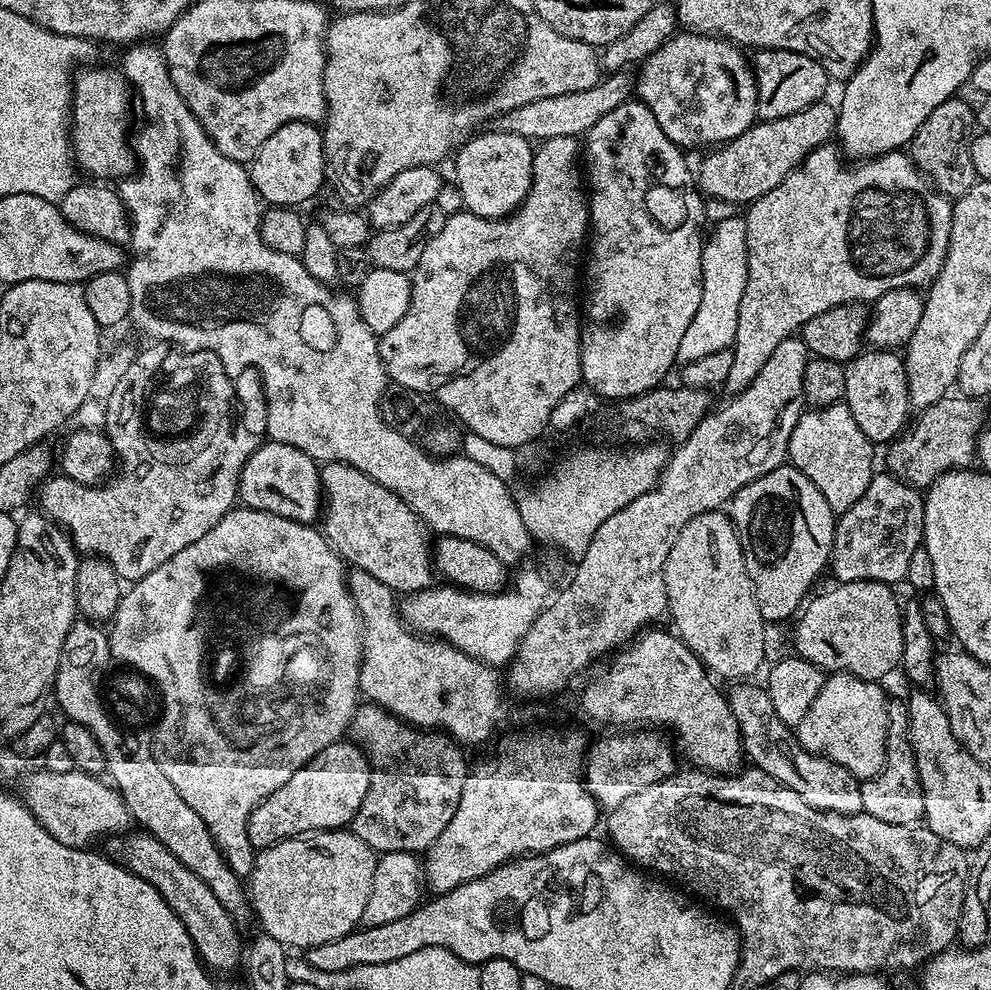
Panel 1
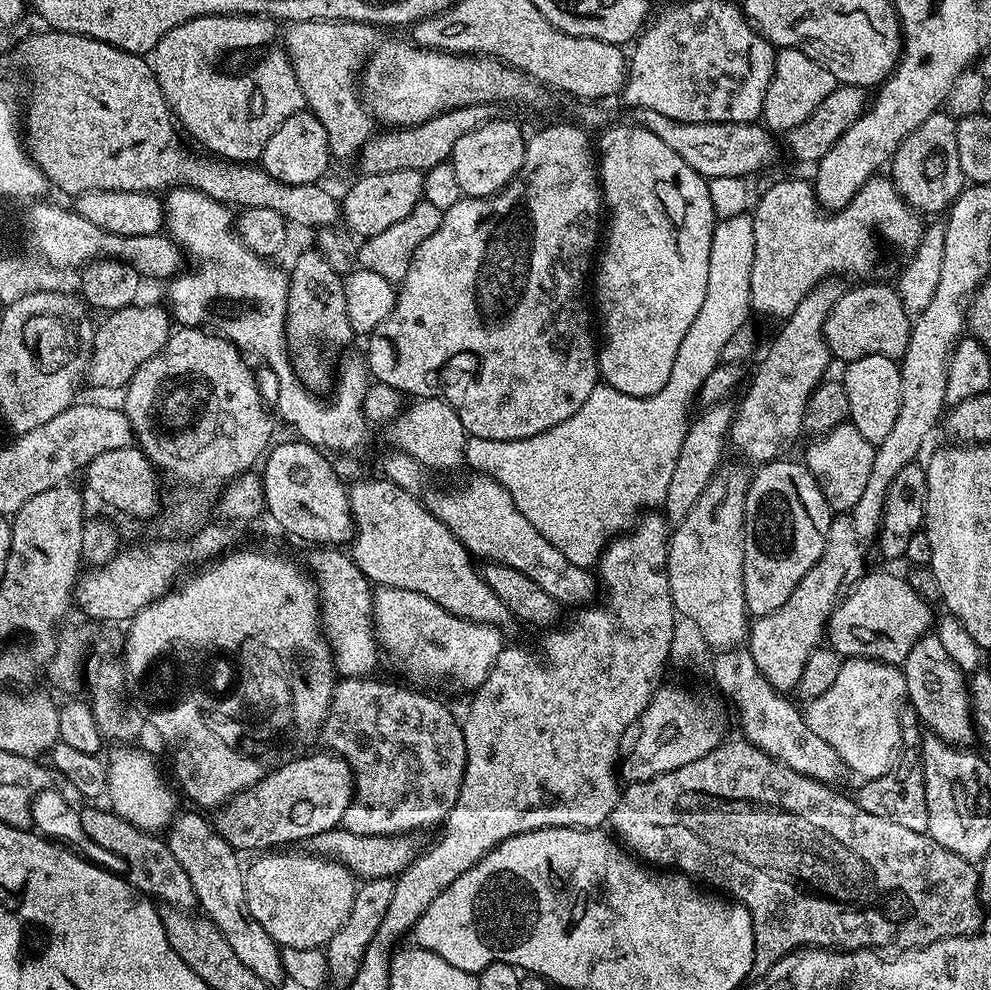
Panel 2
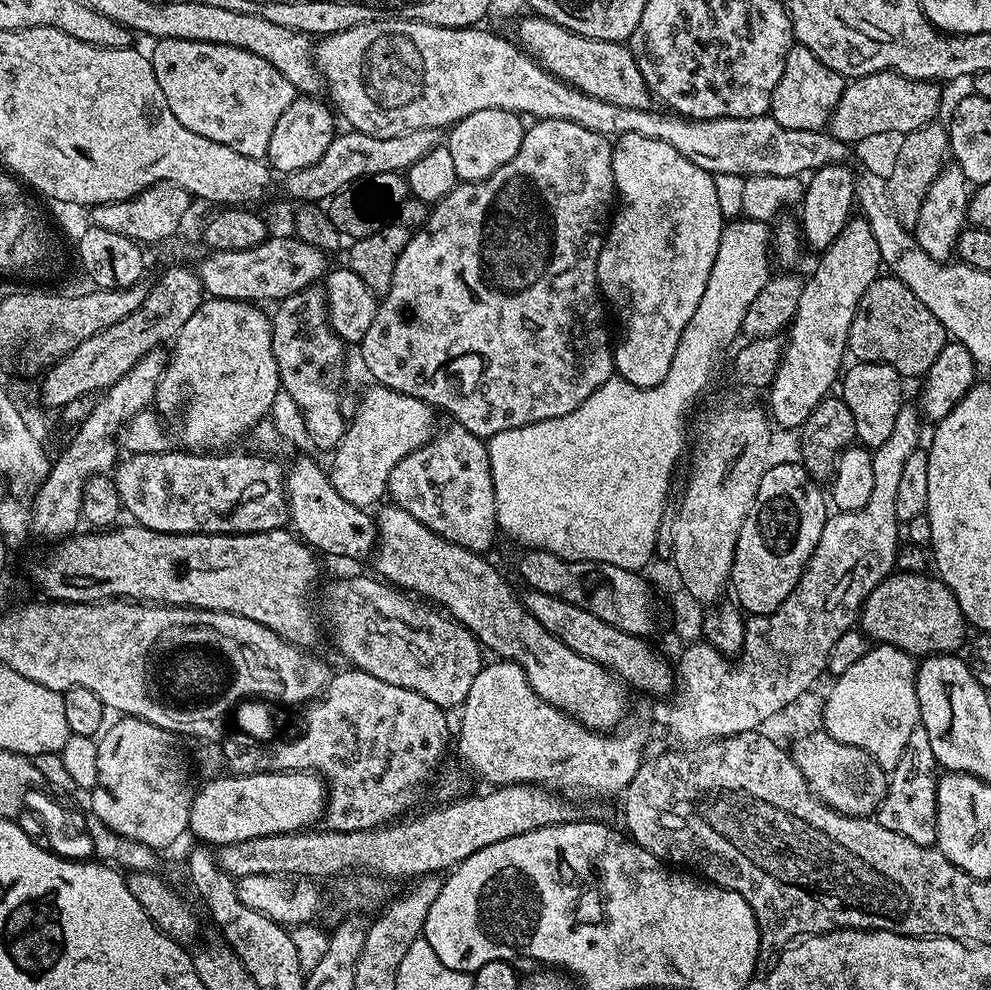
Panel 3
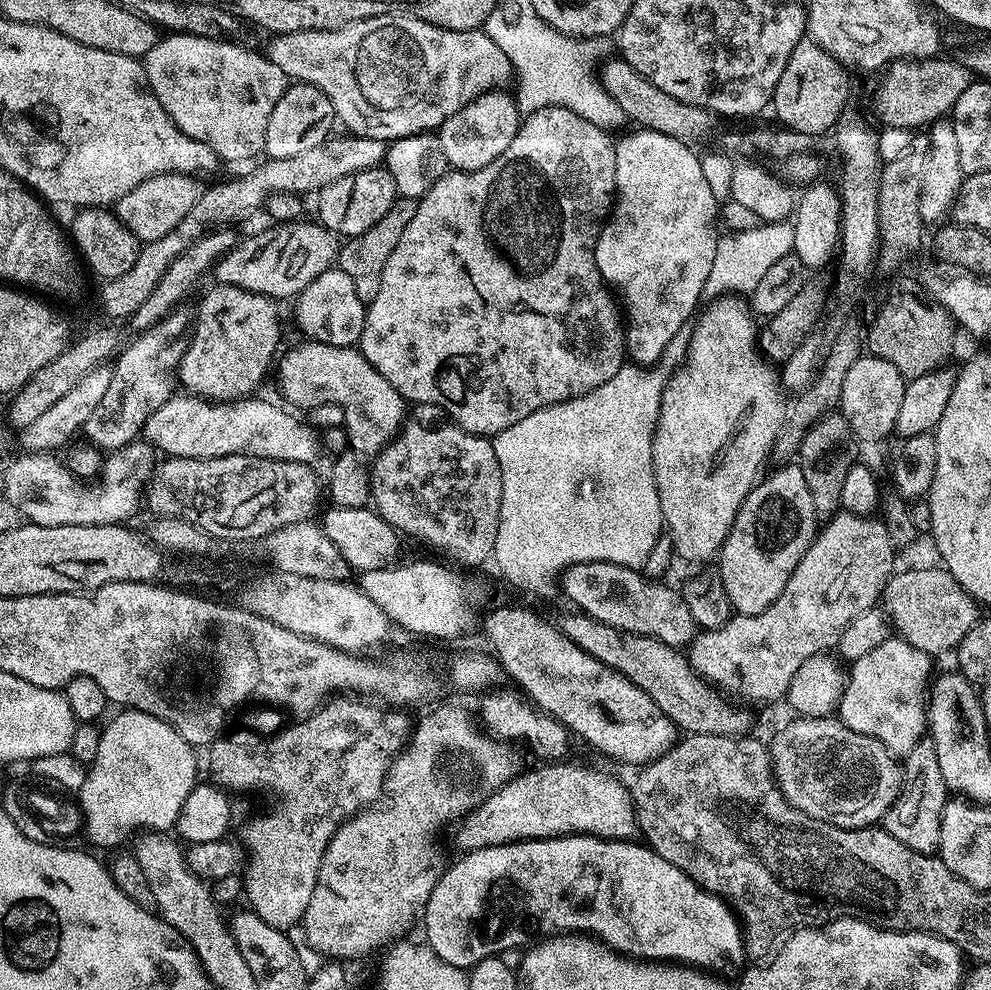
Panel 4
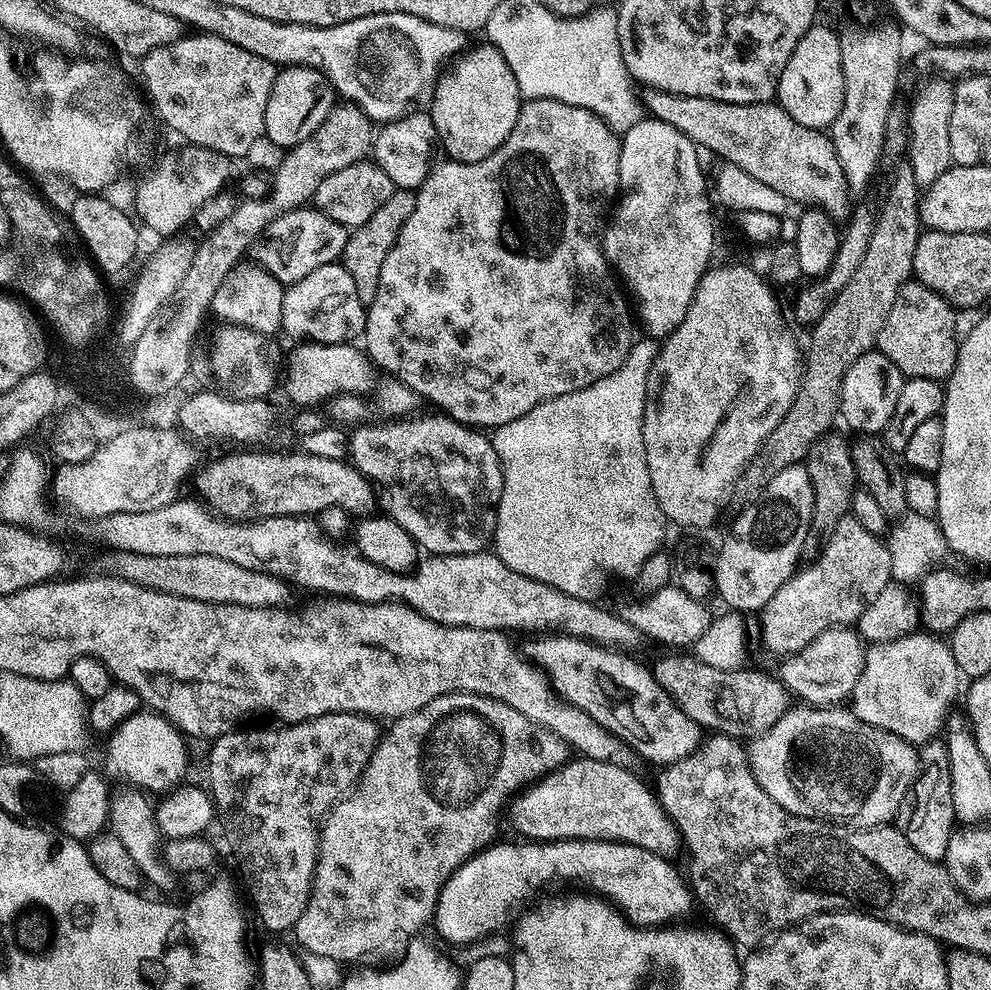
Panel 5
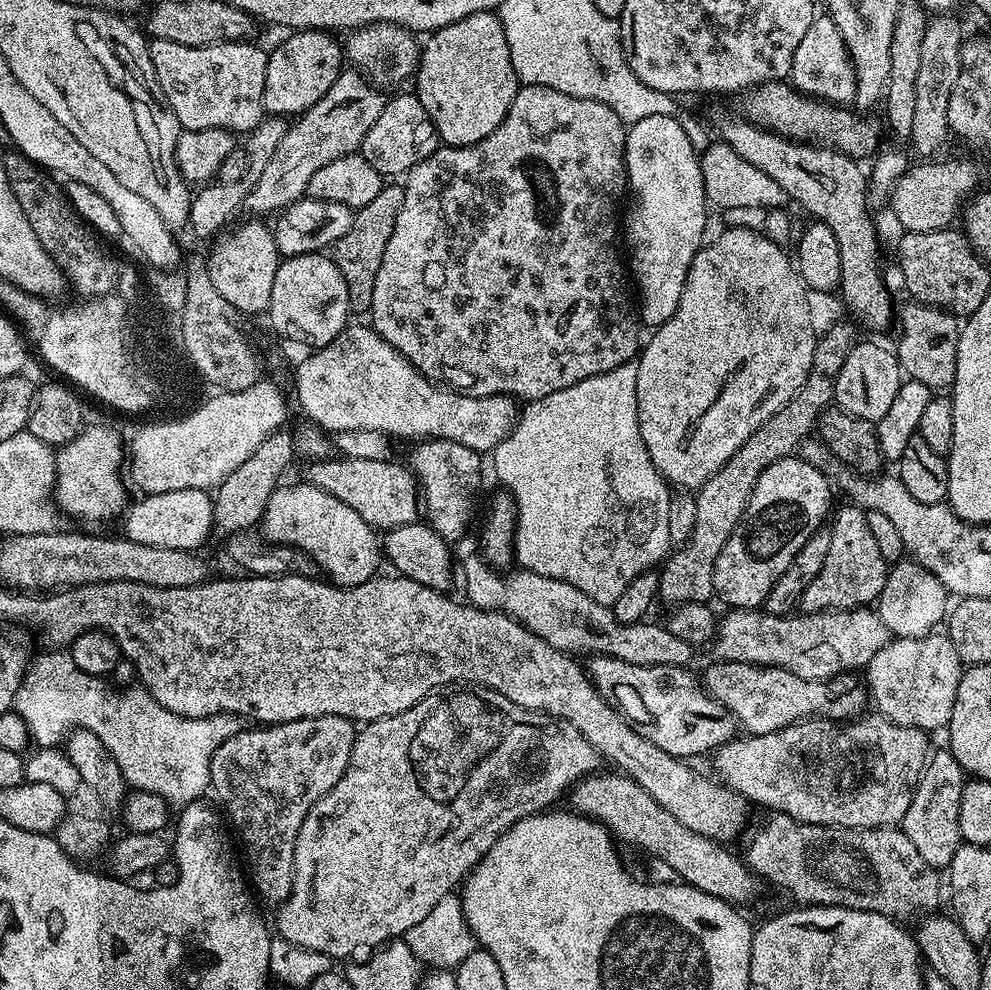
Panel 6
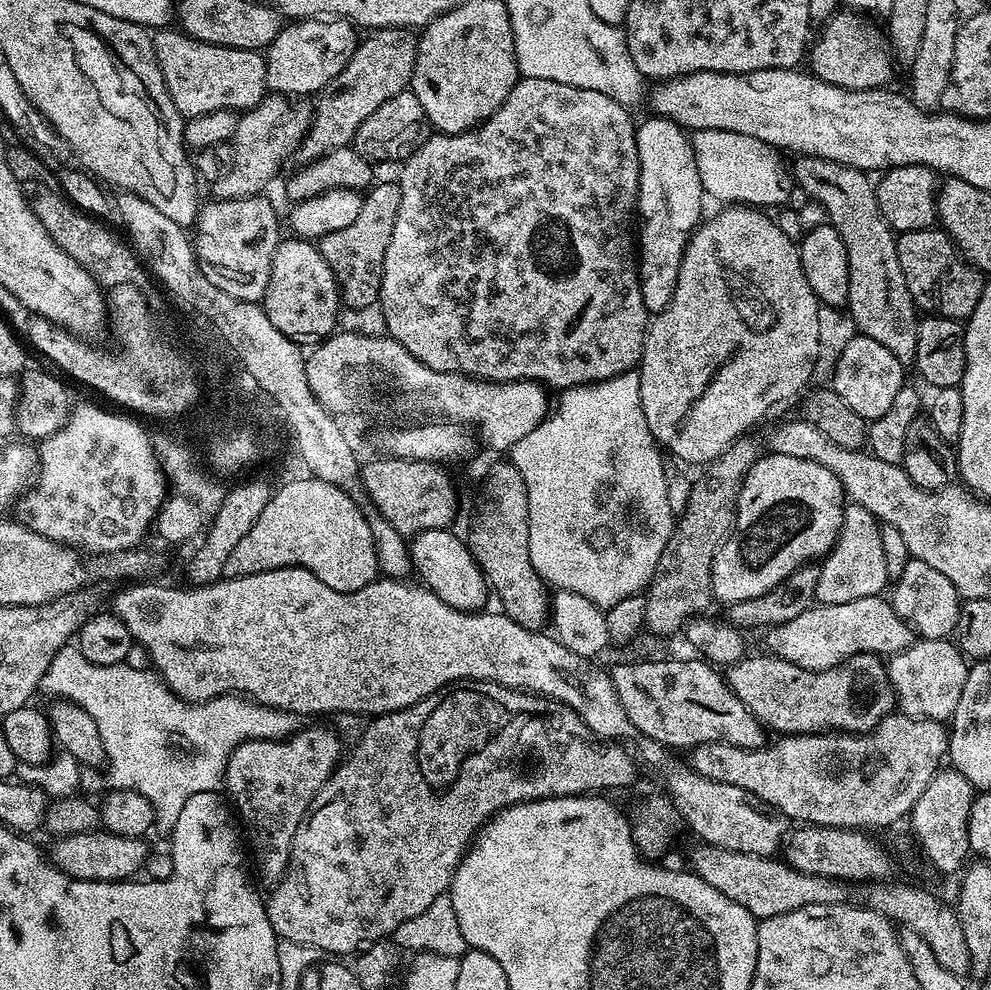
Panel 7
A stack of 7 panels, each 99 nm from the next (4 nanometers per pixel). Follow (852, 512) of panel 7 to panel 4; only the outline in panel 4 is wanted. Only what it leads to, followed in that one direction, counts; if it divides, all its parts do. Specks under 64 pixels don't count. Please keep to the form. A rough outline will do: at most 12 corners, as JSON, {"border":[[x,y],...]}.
{"border":[[880,518],[817,531],[762,614],[686,655],[721,689],[788,695],[894,575]]}

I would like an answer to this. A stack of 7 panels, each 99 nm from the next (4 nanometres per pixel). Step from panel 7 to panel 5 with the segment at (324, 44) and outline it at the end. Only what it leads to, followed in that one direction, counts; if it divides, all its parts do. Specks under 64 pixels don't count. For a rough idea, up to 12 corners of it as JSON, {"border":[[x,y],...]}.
{"border":[[310,64],[281,67],[264,136],[280,150],[306,142],[338,93]]}

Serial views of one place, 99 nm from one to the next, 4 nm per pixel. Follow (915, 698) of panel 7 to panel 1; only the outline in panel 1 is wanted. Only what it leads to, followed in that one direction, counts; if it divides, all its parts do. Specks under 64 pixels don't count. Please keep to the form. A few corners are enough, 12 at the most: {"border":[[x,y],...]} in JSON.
{"border":[[833,672],[794,735],[861,781],[880,773],[889,697]]}

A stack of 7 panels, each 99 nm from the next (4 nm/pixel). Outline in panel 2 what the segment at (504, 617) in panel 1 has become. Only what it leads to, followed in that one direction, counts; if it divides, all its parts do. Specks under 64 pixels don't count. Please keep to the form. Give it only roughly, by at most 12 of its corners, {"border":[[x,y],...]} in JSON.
{"border":[[377,587],[377,645],[416,680],[475,690],[506,646],[426,594]]}

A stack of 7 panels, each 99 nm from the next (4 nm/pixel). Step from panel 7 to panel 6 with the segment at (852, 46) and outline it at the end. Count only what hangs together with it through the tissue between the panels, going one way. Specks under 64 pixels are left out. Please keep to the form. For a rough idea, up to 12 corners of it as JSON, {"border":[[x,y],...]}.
{"border":[[817,15],[794,50],[790,83],[837,106],[856,98],[838,26]]}

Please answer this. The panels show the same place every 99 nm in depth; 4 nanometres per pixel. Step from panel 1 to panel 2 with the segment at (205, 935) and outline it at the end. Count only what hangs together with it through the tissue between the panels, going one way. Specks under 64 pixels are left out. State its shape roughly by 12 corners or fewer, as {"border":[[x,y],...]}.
{"border":[[83,807],[84,832],[125,860],[134,889],[169,907],[197,905],[163,837],[108,808]]}

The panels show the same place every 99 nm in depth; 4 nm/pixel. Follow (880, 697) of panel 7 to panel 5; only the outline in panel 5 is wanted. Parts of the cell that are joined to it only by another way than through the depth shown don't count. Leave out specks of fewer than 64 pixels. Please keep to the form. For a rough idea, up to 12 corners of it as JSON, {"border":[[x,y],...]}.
{"border":[[664,656],[652,673],[701,729],[762,734],[790,707],[775,675]]}

